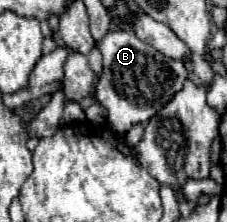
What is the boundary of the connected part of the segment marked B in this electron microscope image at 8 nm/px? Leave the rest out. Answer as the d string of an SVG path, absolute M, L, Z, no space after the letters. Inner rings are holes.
M122 29L122 31L112 31L108 33L102 41L100 41L100 51L102 51L102 73L98 75L98 83L96 83L96 91L94 91L94 99L106 109L108 113L108 127L114 129L116 133L128 133L134 125L146 125L164 105L168 105L174 95L184 87L184 81L188 77L188 71L184 67L182 61L178 59L170 59L166 55L162 55L158 49L154 49L152 45L140 41L132 29Z

